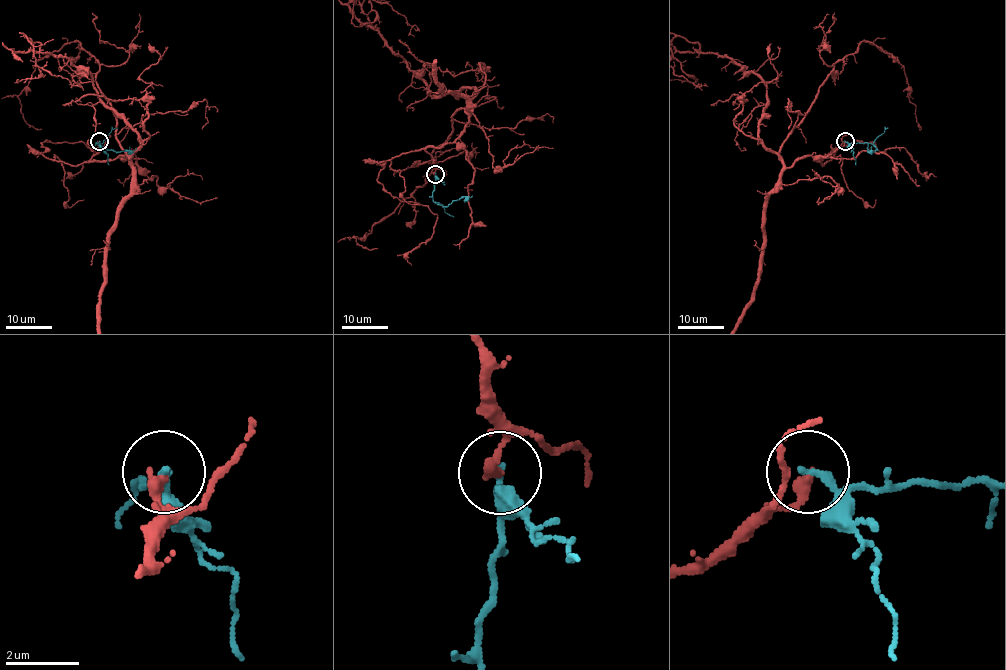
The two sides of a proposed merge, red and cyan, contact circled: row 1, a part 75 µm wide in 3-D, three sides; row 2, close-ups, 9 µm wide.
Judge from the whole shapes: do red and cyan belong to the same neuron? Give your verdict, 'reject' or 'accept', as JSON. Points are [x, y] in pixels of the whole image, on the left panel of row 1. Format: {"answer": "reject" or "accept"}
{"answer": "reject"}

